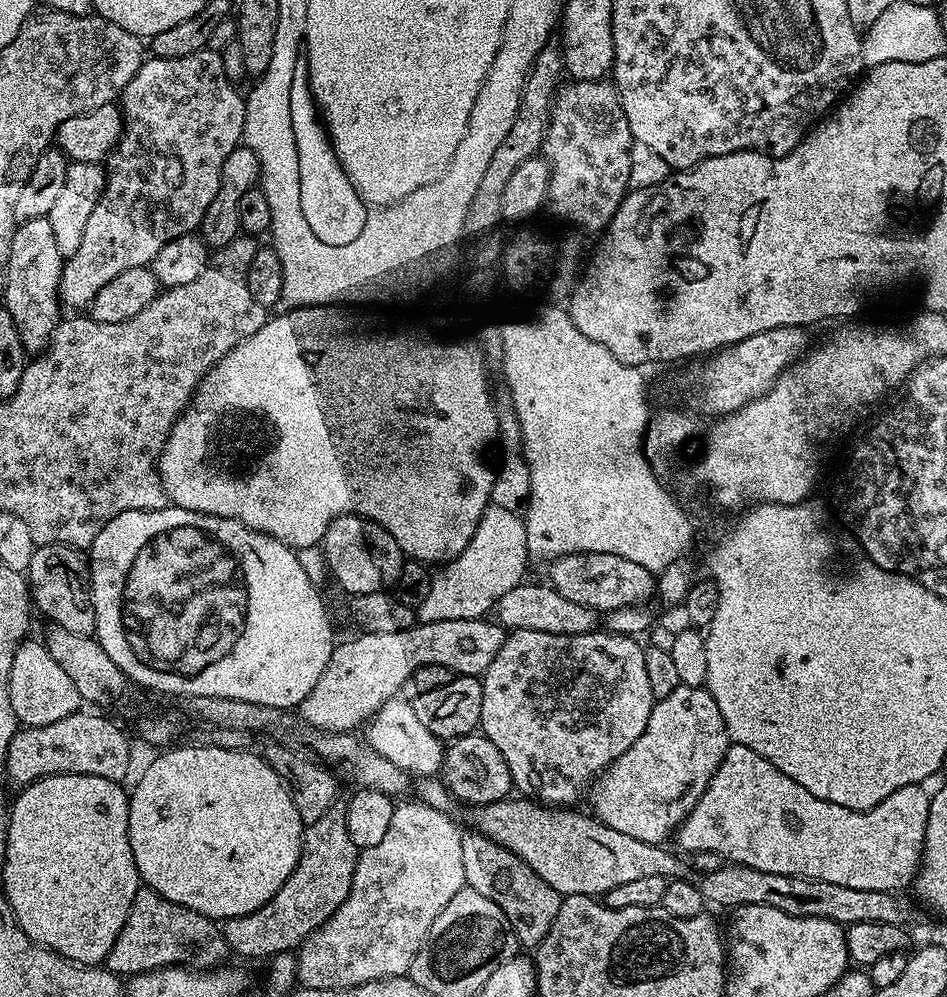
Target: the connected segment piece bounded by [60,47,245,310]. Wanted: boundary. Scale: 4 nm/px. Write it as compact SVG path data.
M209 47L198 50L194 54L186 54L186 58L166 58L165 60L148 58L140 65L138 74L130 78L130 82L118 97L118 107L124 113L124 133L106 161L104 193L98 198L94 210L90 210L90 218L86 218L86 226L82 230L82 242L78 242L78 250L64 261L60 279L60 303L65 309L87 309L94 302L94 296L98 294L98 290L102 290L102 286L106 286L106 282L111 282L117 274L122 274L122 270L134 270L151 265L152 259L158 254L158 250L162 250L162 246L166 246L166 242L195 233L199 229L210 202L214 202L214 194L218 194L222 166L226 163L230 150L241 147L244 139L245 97L236 88L238 88L237 85L226 74L221 53L213 52Z

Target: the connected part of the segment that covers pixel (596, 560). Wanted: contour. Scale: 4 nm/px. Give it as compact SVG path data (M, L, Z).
M575 552L569 556L558 556L551 561L548 568L547 583L562 594L562 598L570 598L570 602L578 602L578 606L593 608L598 614L607 614L615 608L626 606L644 606L654 596L658 588L658 580L646 566L638 566L638 562L630 562L618 554L605 552Z

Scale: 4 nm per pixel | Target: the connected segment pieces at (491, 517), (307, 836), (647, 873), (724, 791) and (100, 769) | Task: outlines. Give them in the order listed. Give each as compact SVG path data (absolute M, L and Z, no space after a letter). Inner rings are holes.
M489 506L482 514L468 545L443 565L447 572L464 572L464 596L492 596L495 605L506 590L514 590L524 579L530 557L526 546L524 517L517 511Z
M333 806L326 810L318 822L305 827L300 841L300 860L278 894L250 914L223 921L222 931L229 953L236 955L237 952L248 960L264 962L283 952L299 949L304 940L321 928L350 894L357 855L358 850L346 826L345 809Z
M509 798L473 807L471 827L518 854L518 858L522 858L542 882L554 886L561 897L600 898L614 890L614 886L634 882L637 878L680 878L685 875L681 857L675 851L667 852L664 844L638 842L638 838L614 830L595 815L583 816L572 811L576 810L568 806L548 807L532 798Z
M732 744L726 750L714 778L710 778L710 786L706 786L706 790L702 794L702 798L698 798L694 810L690 810L688 817L676 829L674 840L680 843L681 849L679 848L679 851L681 853L713 852L722 856L725 861L734 864L745 864L754 870L766 870L766 874L790 874L802 878L814 878L822 882L834 882L837 886L850 886L853 890L896 892L897 890L904 890L907 884L909 887L915 881L916 874L919 872L924 858L926 818L928 817L928 801L930 799L929 793L927 791L924 793L924 790L918 784L902 786L902 790L894 790L894 794L890 794L890 798L878 802L878 806L874 806L865 812L855 812L846 806L838 806L834 802L826 802L822 798L814 798L814 794L810 794L810 790L798 786L798 782L794 782L794 778L786 778L786 774L782 774L782 770L778 770L778 766L766 762L766 758L762 758L762 754L758 754L741 744Z
M81 710L62 718L62 722L50 722L50 726L16 731L8 751L8 780L16 786L27 786L44 776L86 774L124 782L131 764L127 734L114 721Z

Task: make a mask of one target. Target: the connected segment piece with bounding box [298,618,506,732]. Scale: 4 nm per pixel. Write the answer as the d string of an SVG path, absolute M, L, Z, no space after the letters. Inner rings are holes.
M488 618L429 624L417 622L406 630L398 630L398 634L356 634L353 640L345 644L337 643L333 647L330 662L326 662L326 670L322 670L322 678L314 682L314 690L310 690L310 694L306 694L306 698L299 704L298 715L310 726L323 732L352 732L356 727L359 729L388 700L399 697L402 682L406 682L406 678L410 678L418 666L437 664L446 666L453 674L483 677L490 662L494 662L494 654L502 646L505 635L505 629Z

